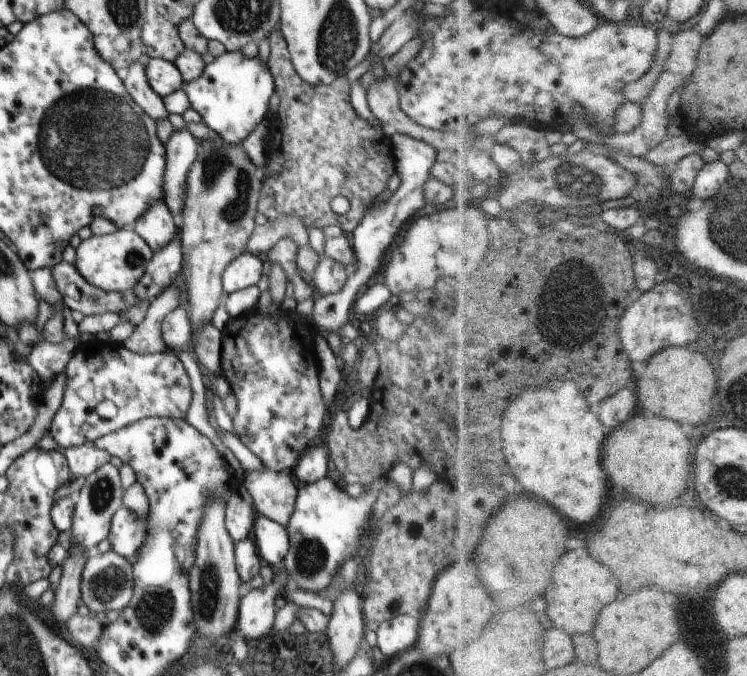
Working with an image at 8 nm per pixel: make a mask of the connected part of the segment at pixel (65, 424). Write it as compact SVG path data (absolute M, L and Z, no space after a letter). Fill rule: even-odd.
M99 336L78 345L65 373L62 404L50 427L51 437L63 448L93 443L110 432L152 416L185 419L192 402L190 378L182 362L170 350L141 355ZM112 402L116 406L116 416L102 418L96 413L97 406Z

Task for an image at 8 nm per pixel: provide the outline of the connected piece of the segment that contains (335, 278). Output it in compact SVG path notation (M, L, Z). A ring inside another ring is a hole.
M321 257L316 270L309 277L310 284L316 290L316 295L336 294L342 290L347 279L348 270L344 264Z

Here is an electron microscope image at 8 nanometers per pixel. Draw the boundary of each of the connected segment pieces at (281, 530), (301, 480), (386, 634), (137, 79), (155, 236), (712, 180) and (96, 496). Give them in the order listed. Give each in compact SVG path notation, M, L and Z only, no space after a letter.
M257 513L254 515L251 538L256 544L258 554L274 571L281 571L285 568L284 559L290 548L289 536L285 527Z
M322 446L317 448L308 448L301 454L299 461L294 468L294 478L298 485L312 484L318 482L322 478L326 478L328 474L328 455L324 452Z
M414 614L384 620L376 630L380 652L391 660L397 654L416 646L419 626L419 616Z
M138 58L134 64L130 64L128 74L123 80L128 94L138 103L138 106L152 118L152 120L166 120L168 110L163 103L163 98L158 96L146 78L146 61L148 58Z
M154 202L132 228L157 252L178 236L178 226L164 202Z
M721 158L705 164L704 170L697 178L693 198L700 198L704 202L712 200L731 178L731 166L728 166Z
M110 462L85 476L84 485L75 494L75 509L70 532L62 537L62 542L68 551L69 548L80 548L89 554L96 551L98 544L108 538L112 516L123 505L123 492L119 469Z

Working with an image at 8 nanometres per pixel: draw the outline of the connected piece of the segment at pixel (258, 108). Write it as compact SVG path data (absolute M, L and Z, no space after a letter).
M241 51L218 56L206 64L204 74L192 82L186 82L186 94L191 107L200 114L203 123L228 144L242 144L255 127L266 119L270 96L275 84L270 69L260 58L246 58Z

